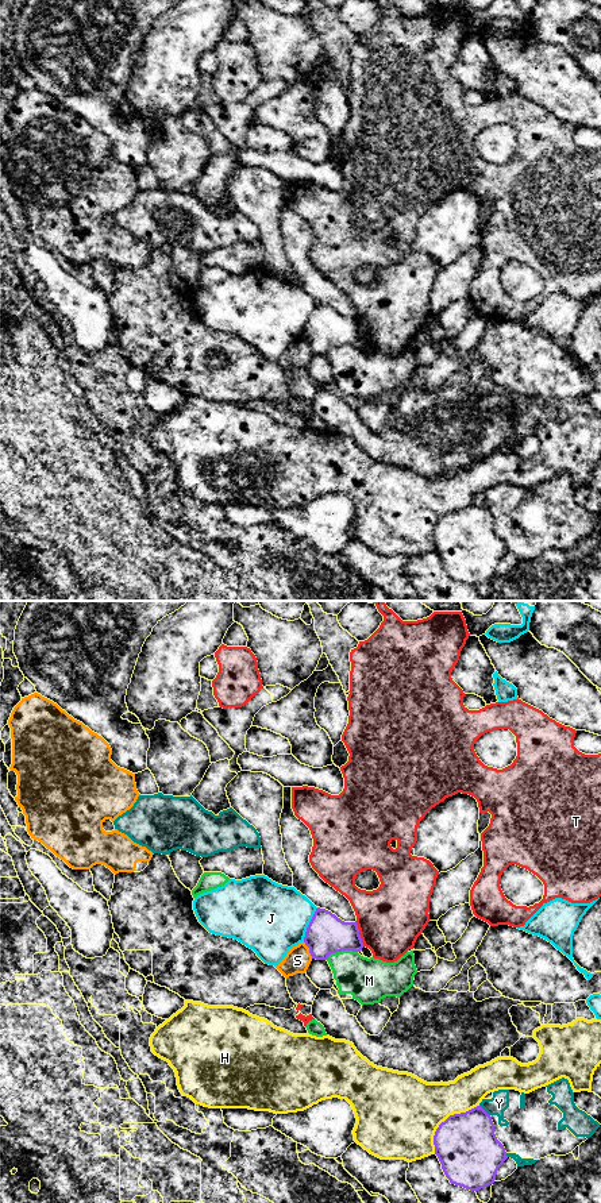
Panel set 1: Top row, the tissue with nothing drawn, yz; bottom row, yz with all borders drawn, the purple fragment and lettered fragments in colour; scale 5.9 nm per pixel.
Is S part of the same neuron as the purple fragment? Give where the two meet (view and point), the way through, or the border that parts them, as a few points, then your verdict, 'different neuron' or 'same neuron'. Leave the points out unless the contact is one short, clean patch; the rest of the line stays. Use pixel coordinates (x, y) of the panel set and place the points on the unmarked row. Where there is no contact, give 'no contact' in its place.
yz (309, 344) | along yz (303, 336), (312, 353) | different neuron

